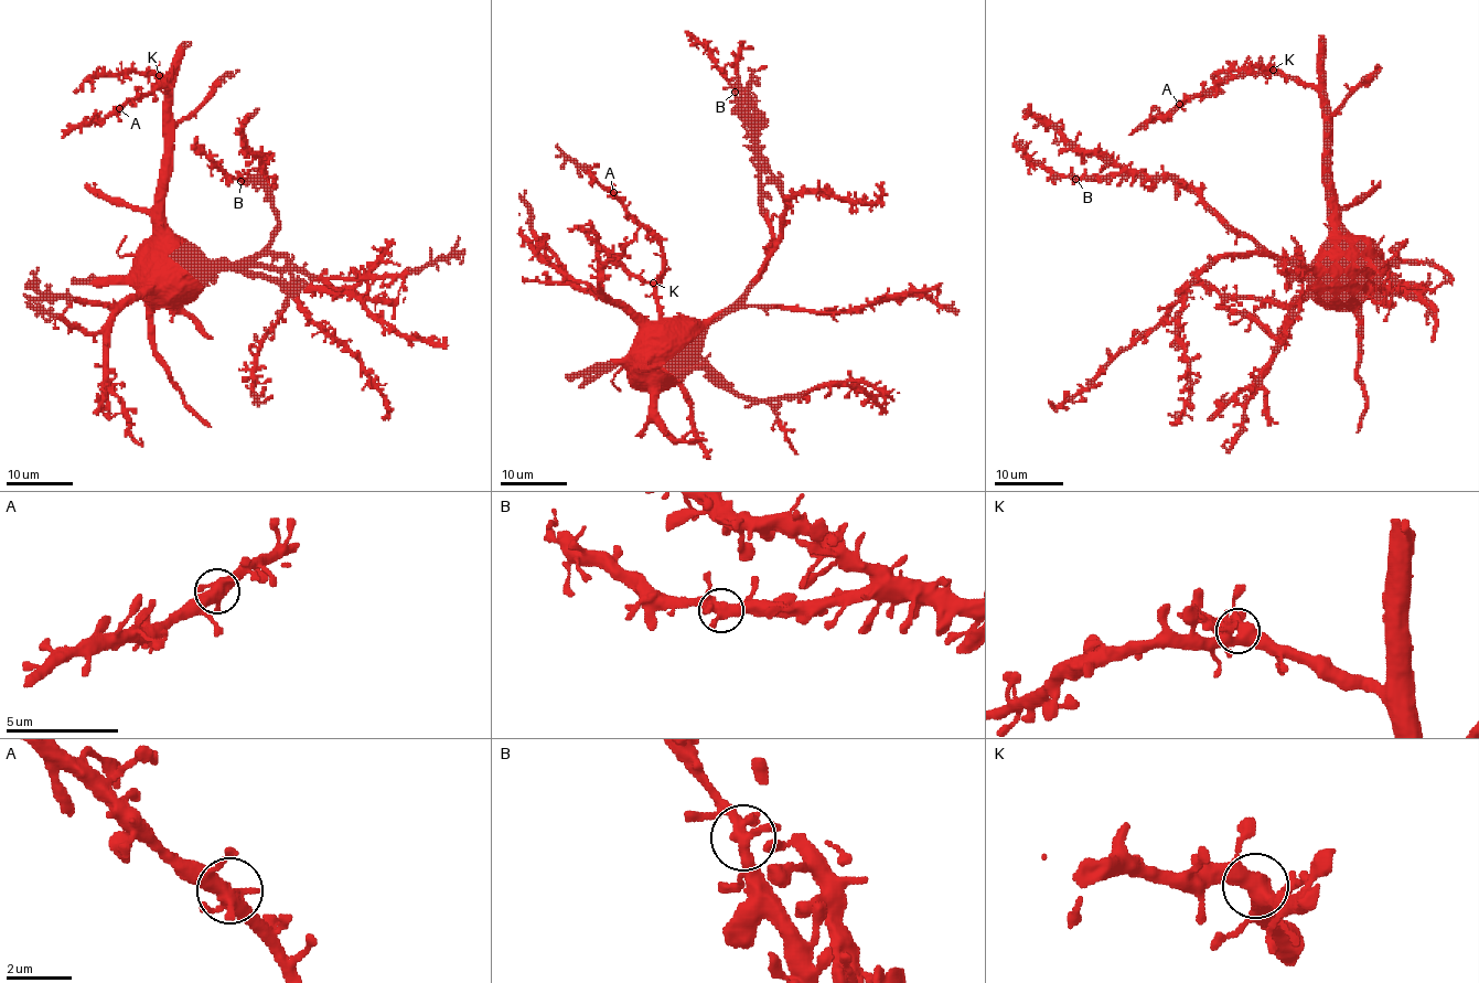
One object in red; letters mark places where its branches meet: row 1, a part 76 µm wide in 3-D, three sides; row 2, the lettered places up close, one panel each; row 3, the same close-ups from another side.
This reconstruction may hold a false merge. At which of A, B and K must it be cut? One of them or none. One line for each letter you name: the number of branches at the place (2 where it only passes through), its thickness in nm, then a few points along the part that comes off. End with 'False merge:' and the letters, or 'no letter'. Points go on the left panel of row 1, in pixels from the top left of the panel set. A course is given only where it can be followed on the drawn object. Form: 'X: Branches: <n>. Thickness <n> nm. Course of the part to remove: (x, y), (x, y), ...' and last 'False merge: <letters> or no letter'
False merge: no letter

